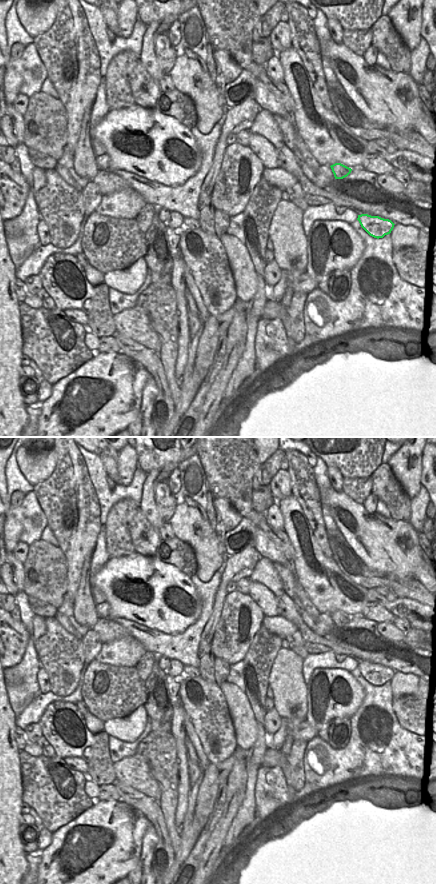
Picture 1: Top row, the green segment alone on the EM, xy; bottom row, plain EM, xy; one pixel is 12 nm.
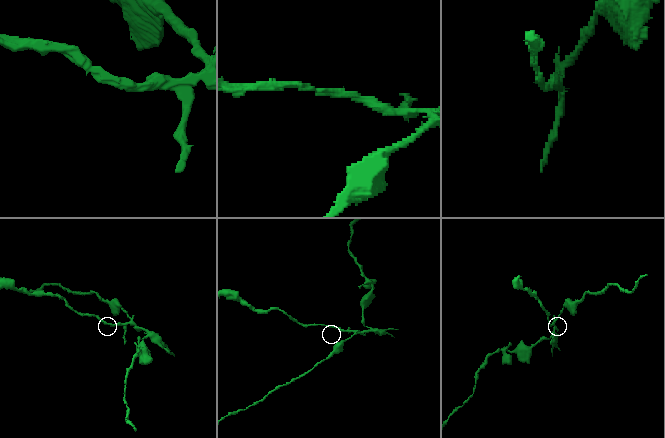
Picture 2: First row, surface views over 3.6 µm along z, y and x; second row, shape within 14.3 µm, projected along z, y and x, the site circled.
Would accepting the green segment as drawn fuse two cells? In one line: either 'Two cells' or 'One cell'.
Two cells

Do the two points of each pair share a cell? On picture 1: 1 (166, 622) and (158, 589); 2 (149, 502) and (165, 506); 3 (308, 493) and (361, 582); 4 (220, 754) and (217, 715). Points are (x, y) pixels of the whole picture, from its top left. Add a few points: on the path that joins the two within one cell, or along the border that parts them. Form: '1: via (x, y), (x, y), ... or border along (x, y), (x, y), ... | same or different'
1: via (166, 614), (166, 607), (160, 597) | same
2: border along (153, 488), (155, 505), (165, 522) | different
3: via (313, 516), (337, 543), (338, 561), (340, 563) | same
4: via (219, 744), (217, 725) | same

